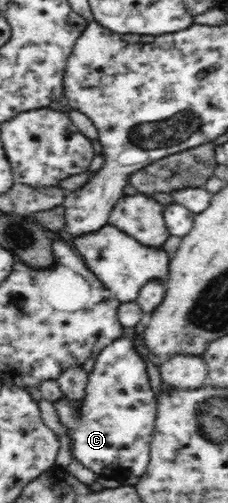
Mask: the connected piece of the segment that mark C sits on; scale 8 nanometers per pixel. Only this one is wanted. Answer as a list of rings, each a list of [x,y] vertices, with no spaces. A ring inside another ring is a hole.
[[[125,336],[116,339],[93,360],[94,367],[88,374],[88,383],[80,407],[72,407],[65,397],[60,397],[53,403],[60,421],[69,430],[68,436],[72,437],[70,439],[72,456],[98,476],[140,477],[149,464],[149,443],[156,429],[157,395],[150,388],[145,361],[136,350],[132,340]]]

